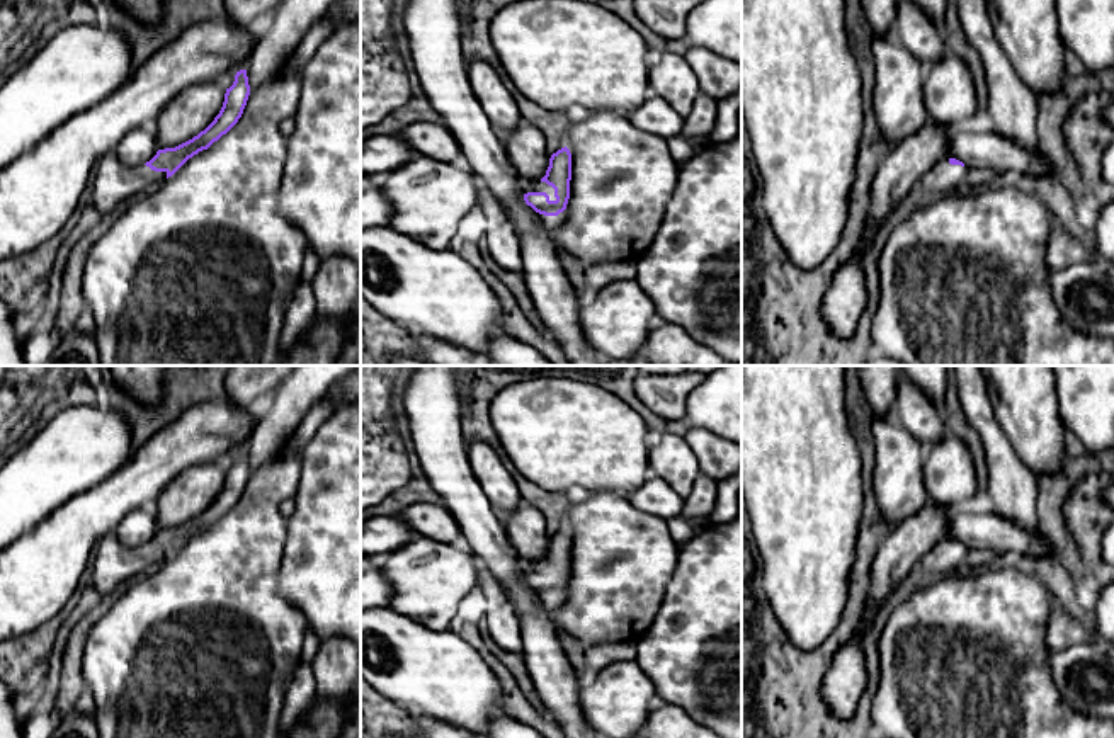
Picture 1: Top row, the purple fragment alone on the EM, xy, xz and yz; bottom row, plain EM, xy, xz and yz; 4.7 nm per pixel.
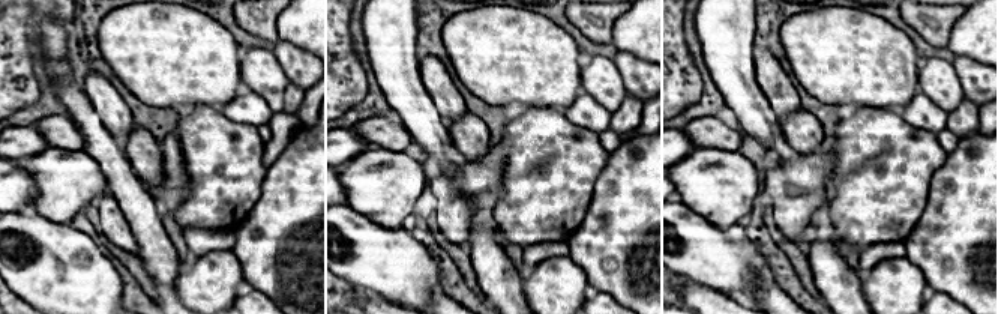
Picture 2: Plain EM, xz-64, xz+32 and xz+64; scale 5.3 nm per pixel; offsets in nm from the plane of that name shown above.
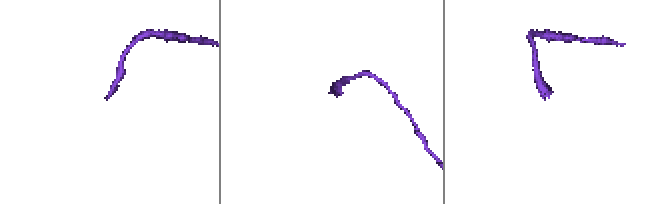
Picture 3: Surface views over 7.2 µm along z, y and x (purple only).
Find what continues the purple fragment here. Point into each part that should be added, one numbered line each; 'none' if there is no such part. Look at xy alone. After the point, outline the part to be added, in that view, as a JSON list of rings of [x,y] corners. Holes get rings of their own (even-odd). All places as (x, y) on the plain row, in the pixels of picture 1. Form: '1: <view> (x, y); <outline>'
1: xy (114, 563); [[[114,532],[99,541],[94,556],[94,575],[90,585],[100,597],[112,593],[119,585],[133,582],[153,571],[167,559],[167,553],[155,553],[146,546],[128,548]]]

